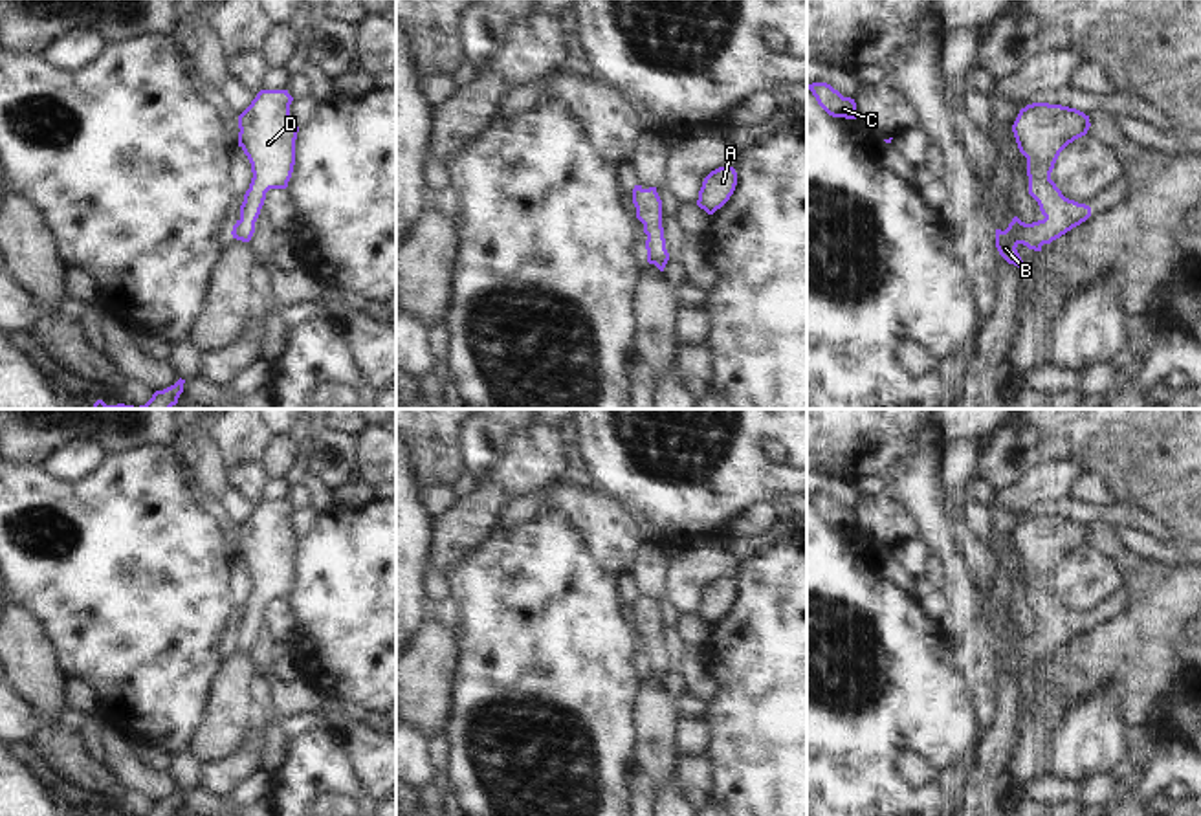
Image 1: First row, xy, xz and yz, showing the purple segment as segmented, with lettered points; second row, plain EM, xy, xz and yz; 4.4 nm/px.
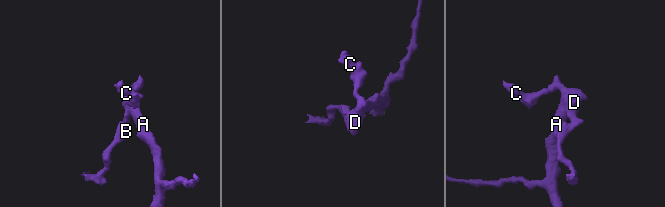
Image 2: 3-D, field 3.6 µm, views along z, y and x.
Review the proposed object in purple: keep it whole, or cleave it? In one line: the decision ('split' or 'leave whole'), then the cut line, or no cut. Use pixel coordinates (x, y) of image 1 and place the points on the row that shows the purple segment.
leave whole | no cut

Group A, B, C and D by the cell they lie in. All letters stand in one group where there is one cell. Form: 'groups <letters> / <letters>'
groups A B C D

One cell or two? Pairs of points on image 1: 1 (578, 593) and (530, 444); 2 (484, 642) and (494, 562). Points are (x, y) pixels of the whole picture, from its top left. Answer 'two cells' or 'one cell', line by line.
1: two cells
2: one cell

